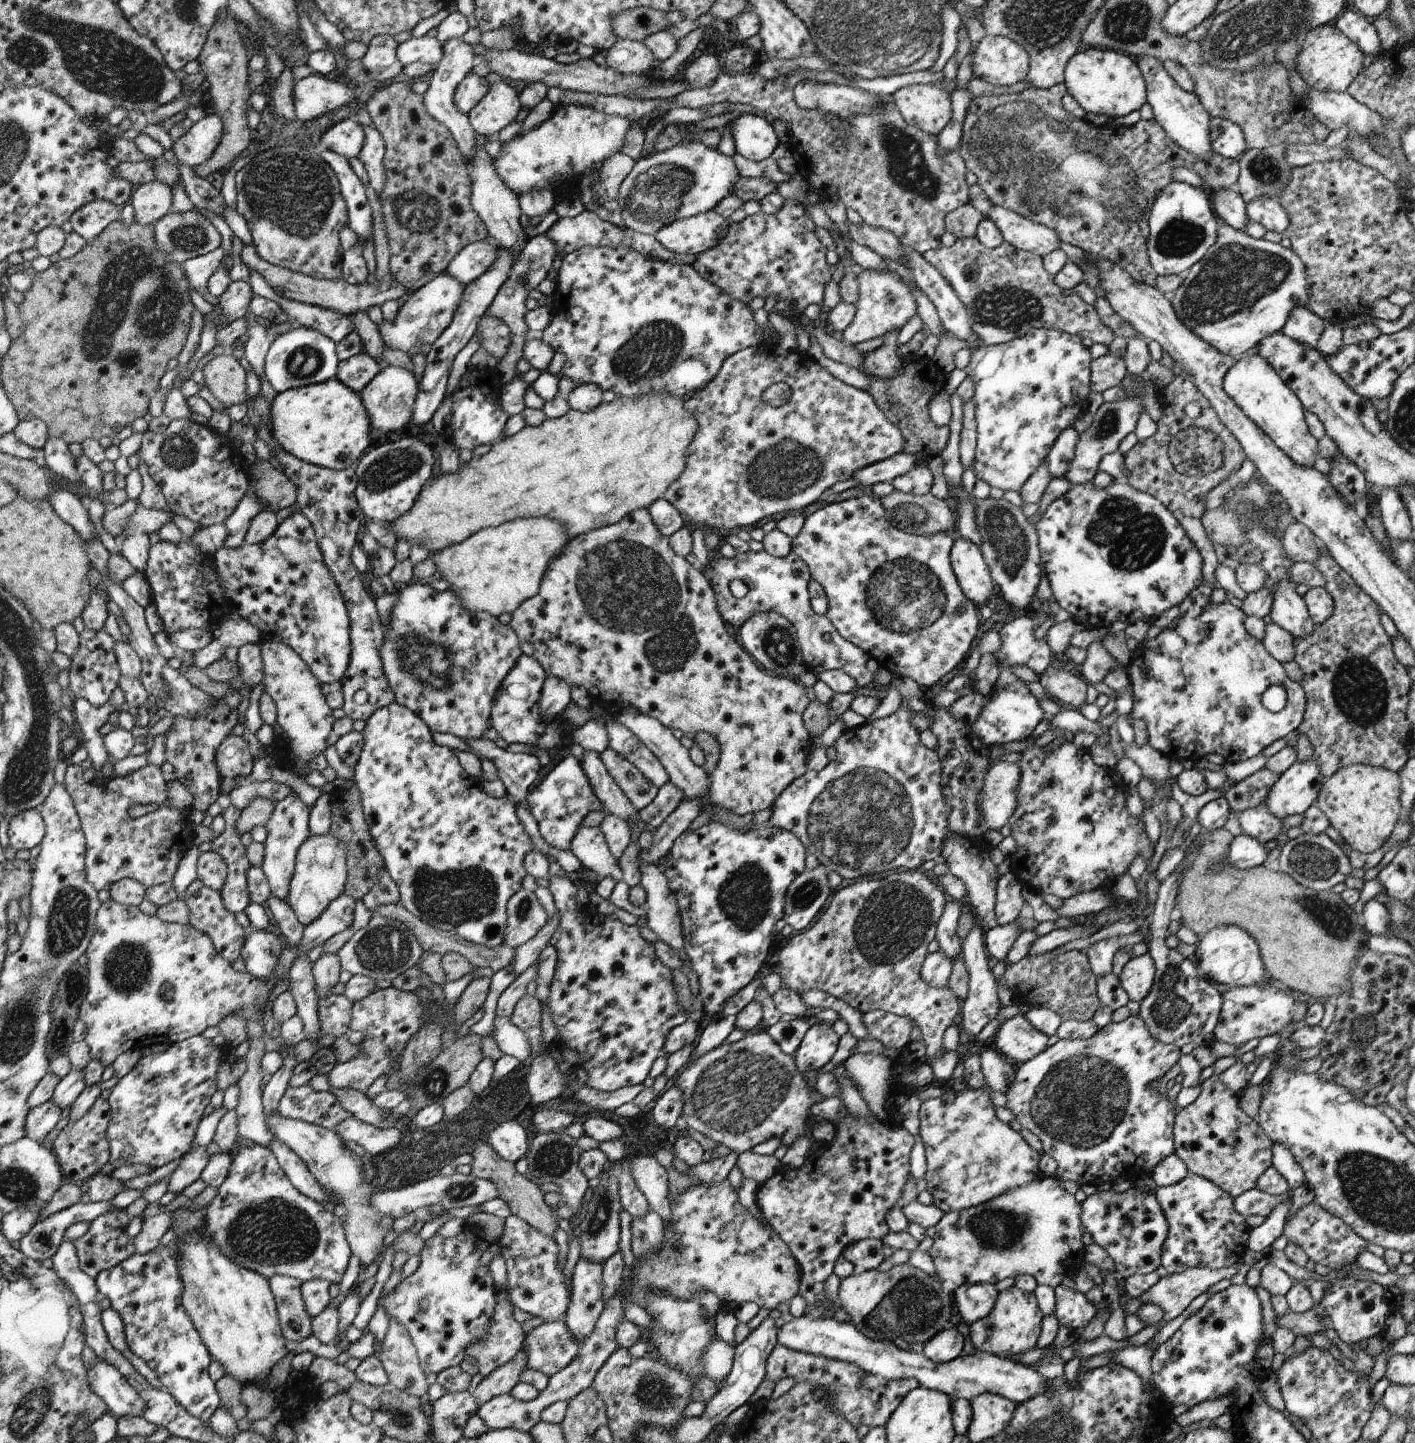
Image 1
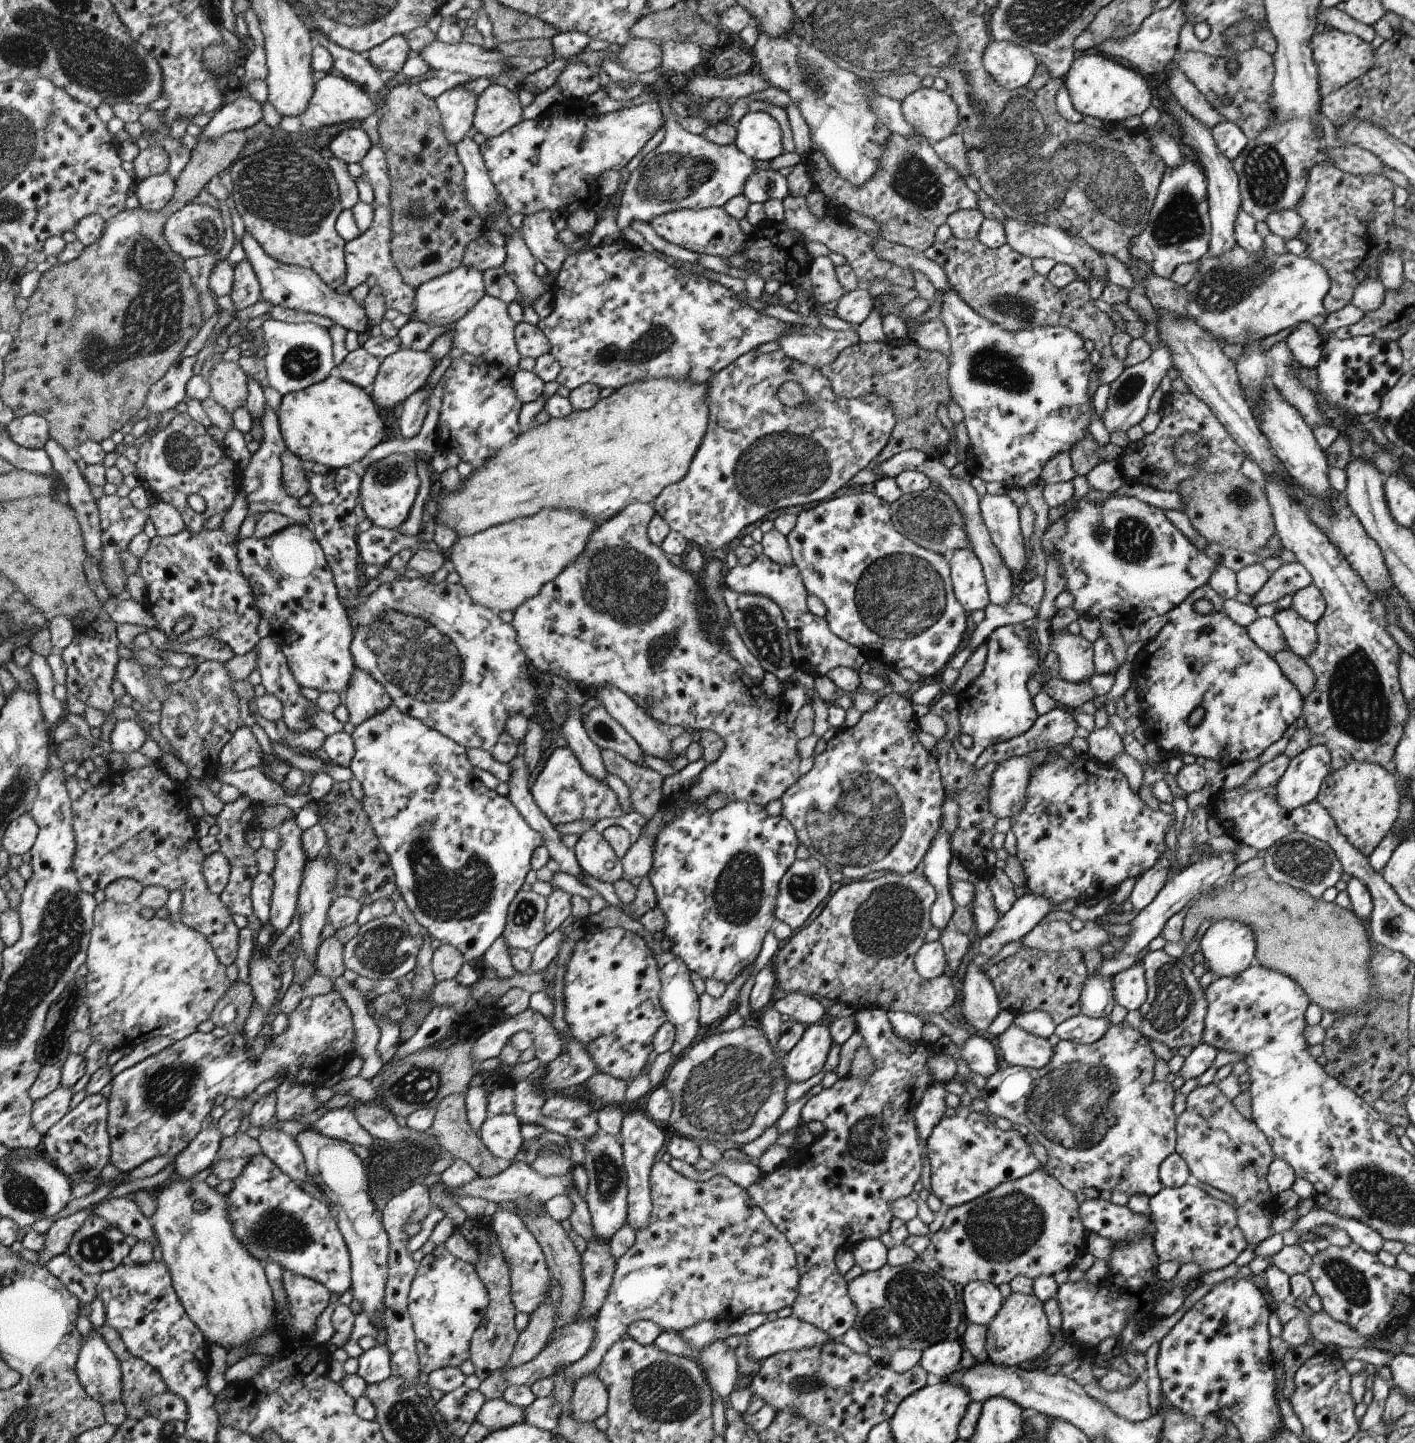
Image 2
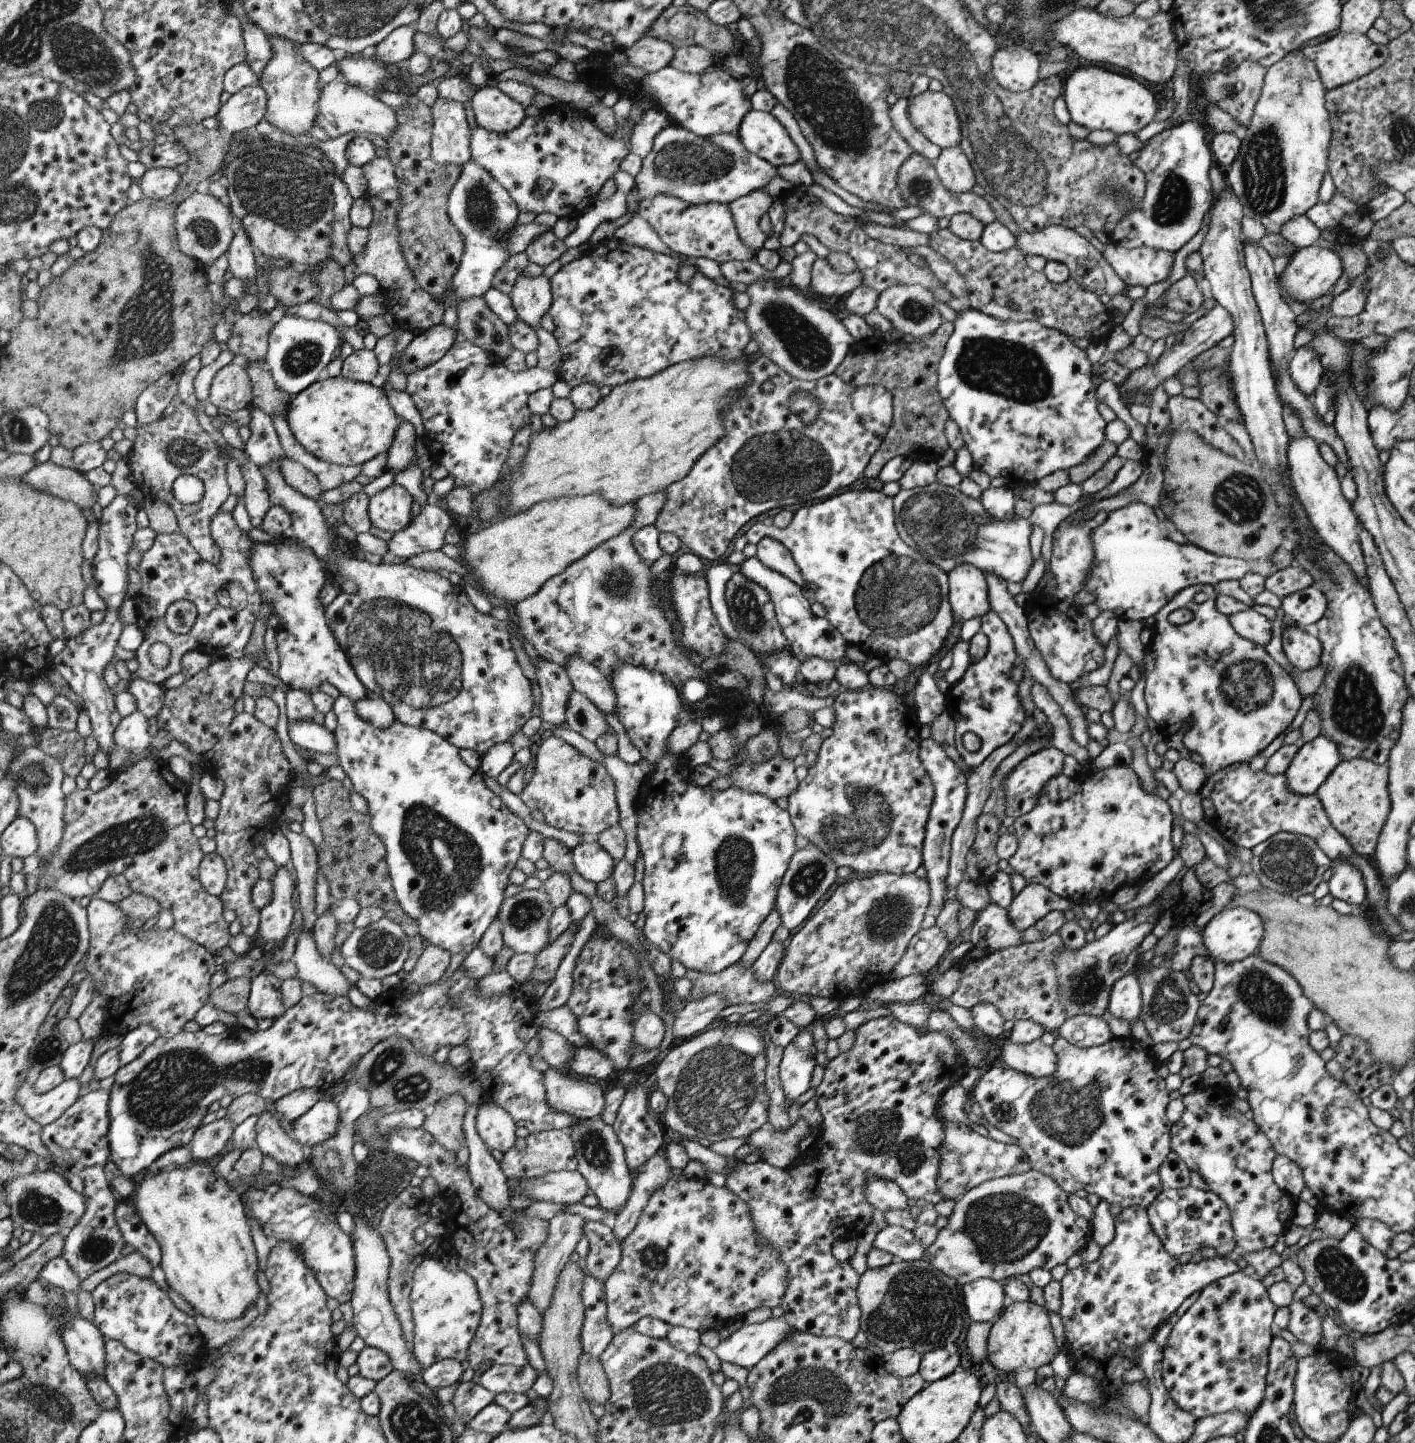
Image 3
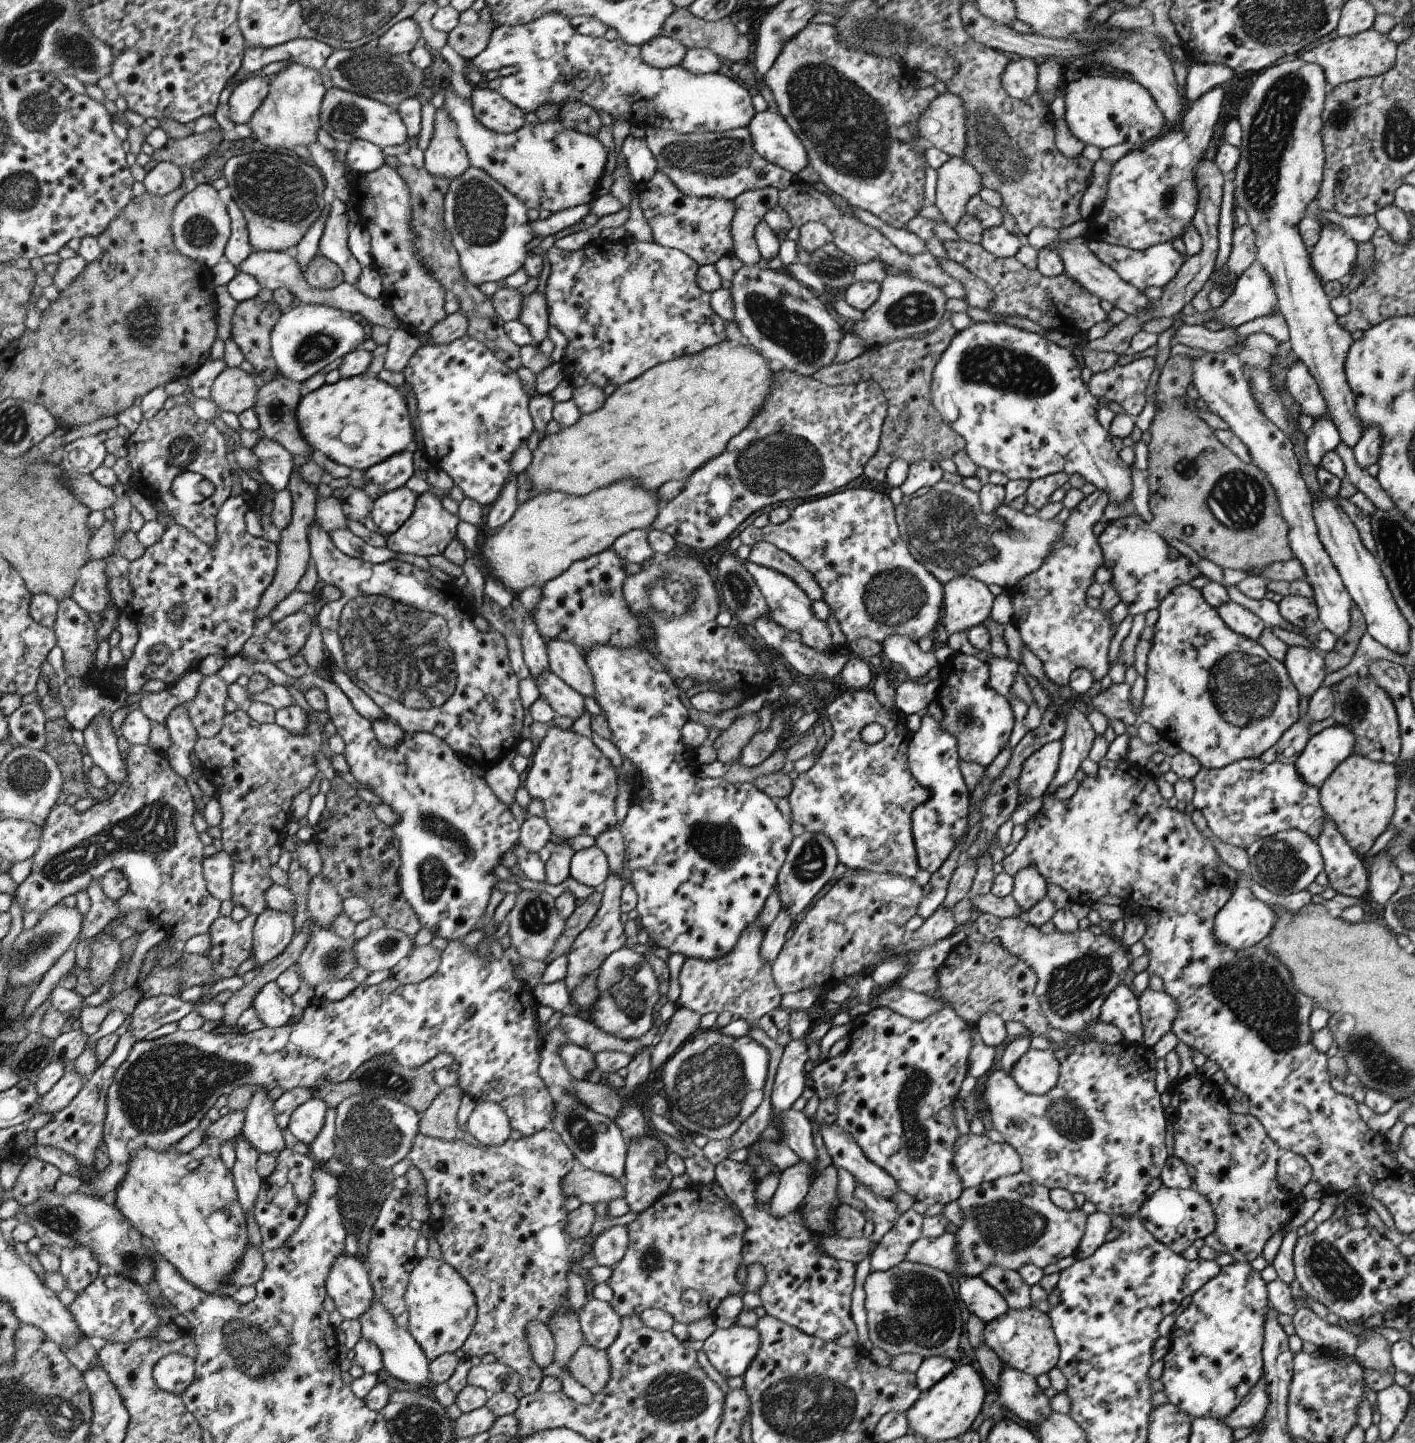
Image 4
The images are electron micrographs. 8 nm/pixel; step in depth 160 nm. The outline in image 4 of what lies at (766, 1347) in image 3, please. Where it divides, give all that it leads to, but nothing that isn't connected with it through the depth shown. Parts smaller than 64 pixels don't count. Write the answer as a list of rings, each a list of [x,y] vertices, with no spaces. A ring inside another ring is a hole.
[[[735,1324],[727,1329],[717,1328],[714,1334],[704,1341],[702,1349],[712,1366],[728,1378],[742,1377],[760,1348],[761,1334],[756,1327]]]

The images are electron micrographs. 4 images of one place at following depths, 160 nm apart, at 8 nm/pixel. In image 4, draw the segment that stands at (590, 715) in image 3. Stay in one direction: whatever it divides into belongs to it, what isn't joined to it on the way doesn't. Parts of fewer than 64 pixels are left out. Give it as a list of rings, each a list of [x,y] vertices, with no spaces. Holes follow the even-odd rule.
[[[551,671],[542,673],[537,677],[536,684],[540,698],[548,701],[558,716],[568,716],[575,721],[585,712],[588,713],[584,706],[585,696],[582,696]]]

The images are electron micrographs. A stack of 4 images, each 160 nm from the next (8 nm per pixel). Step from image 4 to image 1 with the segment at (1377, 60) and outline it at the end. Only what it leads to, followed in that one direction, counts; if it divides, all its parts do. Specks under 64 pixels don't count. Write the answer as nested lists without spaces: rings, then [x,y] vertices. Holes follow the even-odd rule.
[[[1334,22],[1310,29],[1302,43],[1302,50],[1296,56],[1296,71],[1311,89],[1318,92],[1335,91],[1344,93],[1352,80],[1364,67],[1364,52],[1349,40]]]

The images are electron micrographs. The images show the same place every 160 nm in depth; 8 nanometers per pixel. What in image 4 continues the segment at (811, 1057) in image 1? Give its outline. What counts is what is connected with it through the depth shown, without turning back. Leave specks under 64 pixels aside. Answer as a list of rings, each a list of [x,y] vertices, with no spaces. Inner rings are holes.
[[[792,1039],[784,1046],[783,1057],[779,1062],[775,1082],[771,1090],[771,1122],[761,1134],[759,1140],[761,1138],[781,1140],[781,1132],[775,1124],[775,1118],[781,1112],[792,1108],[792,1104],[802,1096],[802,1092],[806,1088],[804,1086],[806,1060],[808,1060],[808,1046],[806,1046],[804,1040]]]

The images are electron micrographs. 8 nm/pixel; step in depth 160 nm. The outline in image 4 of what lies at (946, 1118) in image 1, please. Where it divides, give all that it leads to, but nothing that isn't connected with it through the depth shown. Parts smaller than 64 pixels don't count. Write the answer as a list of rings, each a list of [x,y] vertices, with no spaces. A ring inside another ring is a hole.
[[[961,1134],[957,1139],[952,1164],[958,1173],[963,1188],[977,1187],[983,1182],[992,1182],[1022,1171],[1020,1155],[1008,1143],[994,1143],[987,1135]]]

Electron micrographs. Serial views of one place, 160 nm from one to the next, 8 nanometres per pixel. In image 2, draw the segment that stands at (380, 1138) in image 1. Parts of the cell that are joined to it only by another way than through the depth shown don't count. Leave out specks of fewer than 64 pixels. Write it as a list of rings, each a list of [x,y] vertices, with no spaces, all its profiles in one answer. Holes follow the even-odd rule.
[[[330,1108],[320,1116],[308,1130],[316,1130],[322,1136],[345,1141],[352,1145],[365,1146],[367,1149],[374,1138],[360,1125],[354,1112],[345,1108]]]

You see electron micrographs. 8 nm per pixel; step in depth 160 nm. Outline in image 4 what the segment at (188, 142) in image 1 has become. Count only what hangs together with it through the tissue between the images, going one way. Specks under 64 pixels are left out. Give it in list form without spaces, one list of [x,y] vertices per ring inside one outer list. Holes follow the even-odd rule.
[[[255,76],[236,84],[229,99],[229,118],[237,124],[248,124],[261,107],[269,91],[270,77]]]

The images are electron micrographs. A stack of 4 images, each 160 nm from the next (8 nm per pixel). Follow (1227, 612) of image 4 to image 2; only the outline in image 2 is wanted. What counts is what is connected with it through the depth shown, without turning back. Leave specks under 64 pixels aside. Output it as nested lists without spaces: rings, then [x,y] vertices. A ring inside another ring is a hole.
[[[1257,617],[1252,624],[1246,626],[1246,632],[1250,640],[1264,650],[1267,654],[1274,657],[1278,652],[1286,649],[1284,636],[1274,618]]]

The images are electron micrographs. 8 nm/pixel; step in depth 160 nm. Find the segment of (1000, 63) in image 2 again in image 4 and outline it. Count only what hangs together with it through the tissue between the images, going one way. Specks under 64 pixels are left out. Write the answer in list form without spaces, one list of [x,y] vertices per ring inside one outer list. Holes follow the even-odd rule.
[[[1020,57],[1004,67],[1001,81],[1004,90],[1017,99],[1027,99],[1037,91],[1038,69],[1034,59]]]

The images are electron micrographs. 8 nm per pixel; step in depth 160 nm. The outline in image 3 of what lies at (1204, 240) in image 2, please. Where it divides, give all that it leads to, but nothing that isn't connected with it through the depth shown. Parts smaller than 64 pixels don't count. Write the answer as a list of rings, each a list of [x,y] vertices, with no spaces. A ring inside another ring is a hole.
[[[1188,117],[1182,124],[1156,134],[1140,150],[1130,154],[1132,166],[1144,172],[1146,186],[1140,206],[1124,214],[1112,228],[1112,240],[1116,244],[1127,250],[1146,246],[1175,254],[1198,234],[1213,200],[1209,172],[1215,161],[1206,136],[1207,126]]]

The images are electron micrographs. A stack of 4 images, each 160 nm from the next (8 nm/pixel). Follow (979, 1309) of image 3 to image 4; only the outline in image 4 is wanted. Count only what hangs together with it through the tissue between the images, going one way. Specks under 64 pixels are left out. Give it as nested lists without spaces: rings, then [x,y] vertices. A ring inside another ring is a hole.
[[[968,1277],[956,1282],[957,1293],[963,1306],[984,1323],[996,1320],[1008,1312],[1004,1297],[982,1277]]]

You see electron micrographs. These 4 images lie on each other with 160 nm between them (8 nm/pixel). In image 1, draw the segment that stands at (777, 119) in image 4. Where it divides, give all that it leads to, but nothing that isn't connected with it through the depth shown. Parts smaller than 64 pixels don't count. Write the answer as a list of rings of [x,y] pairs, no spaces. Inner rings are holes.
[[[743,113],[720,131],[722,134],[730,132],[734,138],[735,153],[752,161],[769,158],[778,146],[778,136],[762,114]]]

